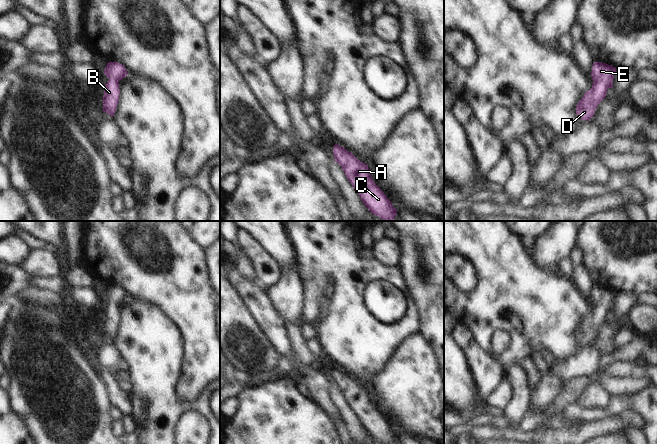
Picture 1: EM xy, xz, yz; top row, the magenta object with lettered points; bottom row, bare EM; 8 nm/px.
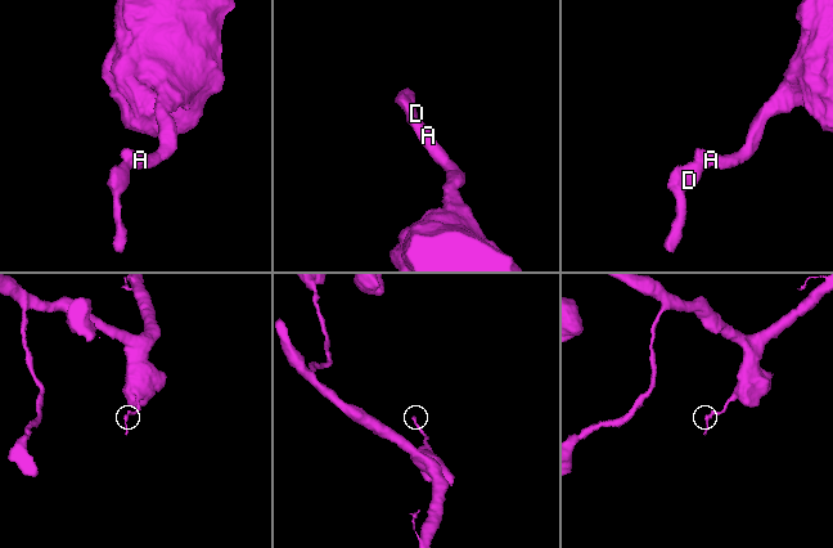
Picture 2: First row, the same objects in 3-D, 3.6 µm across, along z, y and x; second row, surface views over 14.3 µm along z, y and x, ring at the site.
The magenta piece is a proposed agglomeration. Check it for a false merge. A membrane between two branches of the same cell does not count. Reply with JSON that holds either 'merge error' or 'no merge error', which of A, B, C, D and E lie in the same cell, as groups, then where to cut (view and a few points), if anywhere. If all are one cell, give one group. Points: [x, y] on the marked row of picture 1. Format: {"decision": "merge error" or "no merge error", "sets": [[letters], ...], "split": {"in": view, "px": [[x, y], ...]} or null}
{"decision": "no merge error", "sets": [["A", "B", "C", "D", "E"]], "split": null}

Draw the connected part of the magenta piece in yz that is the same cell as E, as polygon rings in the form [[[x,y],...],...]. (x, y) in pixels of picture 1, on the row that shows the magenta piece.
[[[594,62],[591,71],[592,88],[587,90],[576,106],[578,118],[589,121],[598,106],[606,97],[607,90],[613,88],[616,68],[606,63]]]

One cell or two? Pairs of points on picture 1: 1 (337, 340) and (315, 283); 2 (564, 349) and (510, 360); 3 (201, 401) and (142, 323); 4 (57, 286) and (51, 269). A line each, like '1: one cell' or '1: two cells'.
1: one cell
2: one cell
3: one cell
4: two cells

